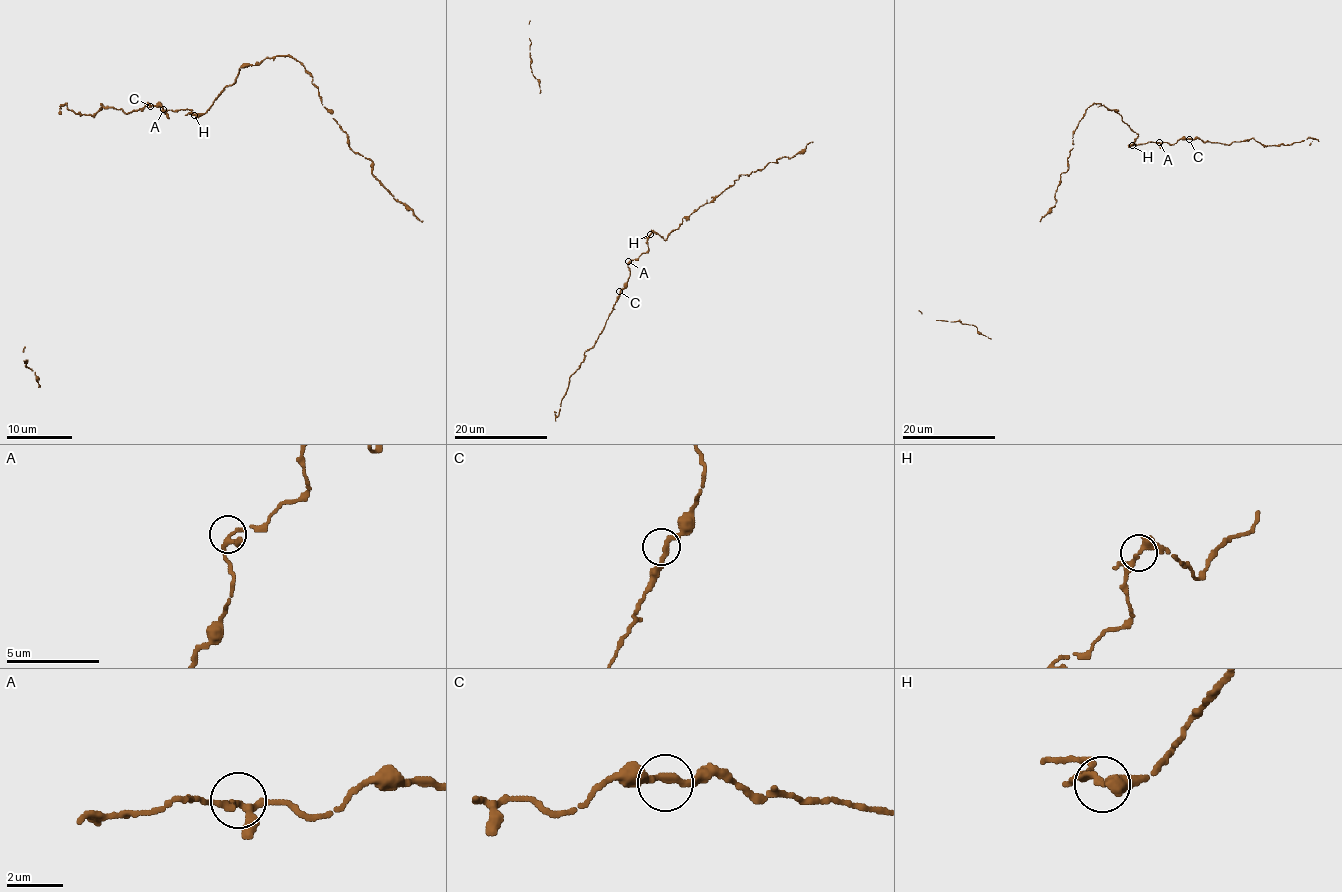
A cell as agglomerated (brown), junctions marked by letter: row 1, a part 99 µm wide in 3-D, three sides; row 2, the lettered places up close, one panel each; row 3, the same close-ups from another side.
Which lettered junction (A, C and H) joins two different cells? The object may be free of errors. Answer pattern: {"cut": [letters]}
{"cut": []}

